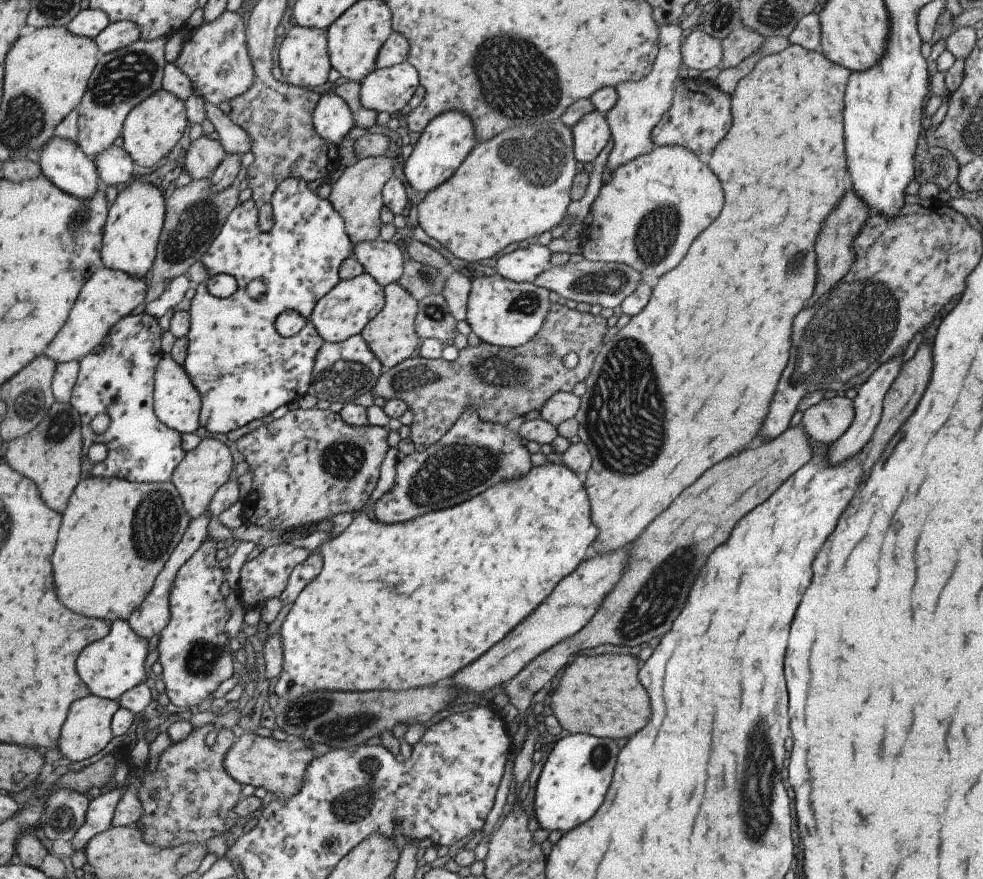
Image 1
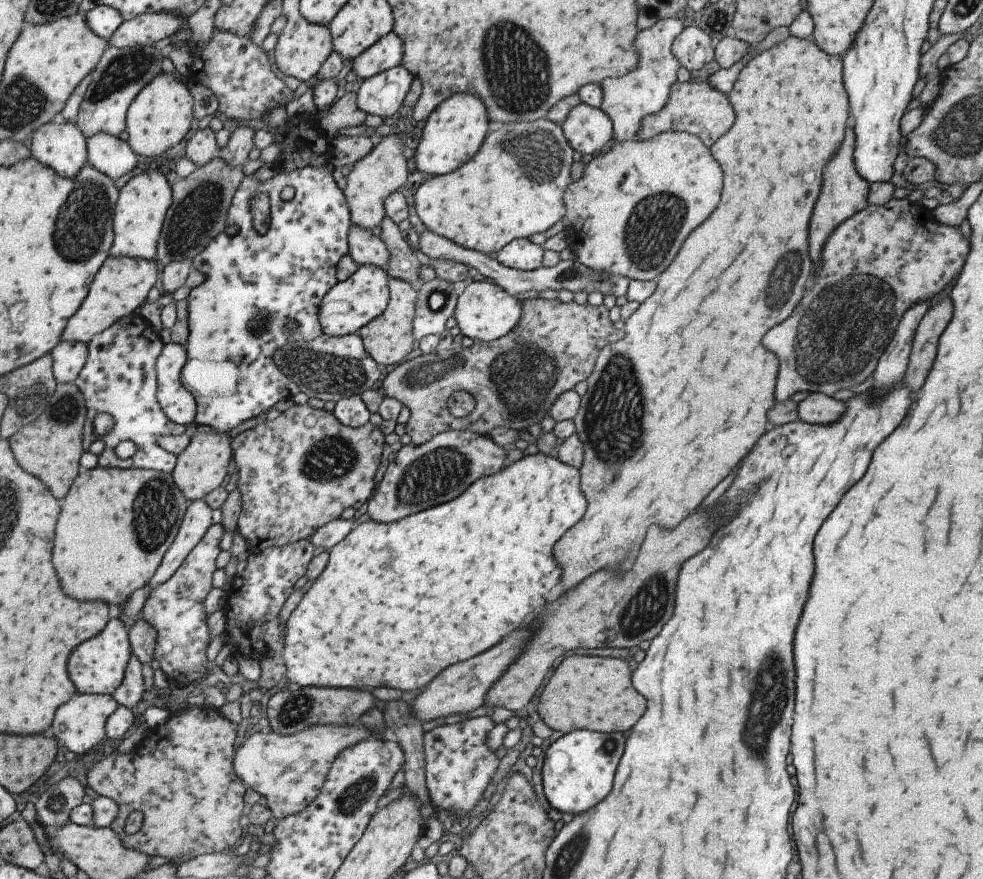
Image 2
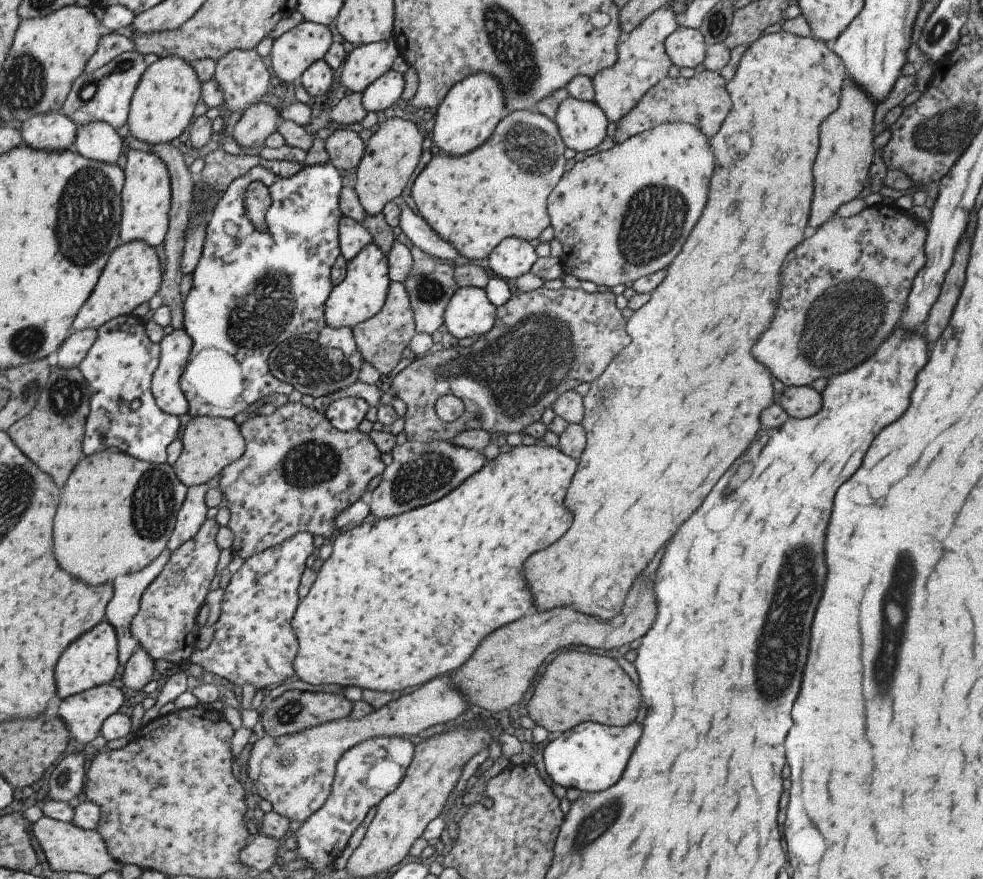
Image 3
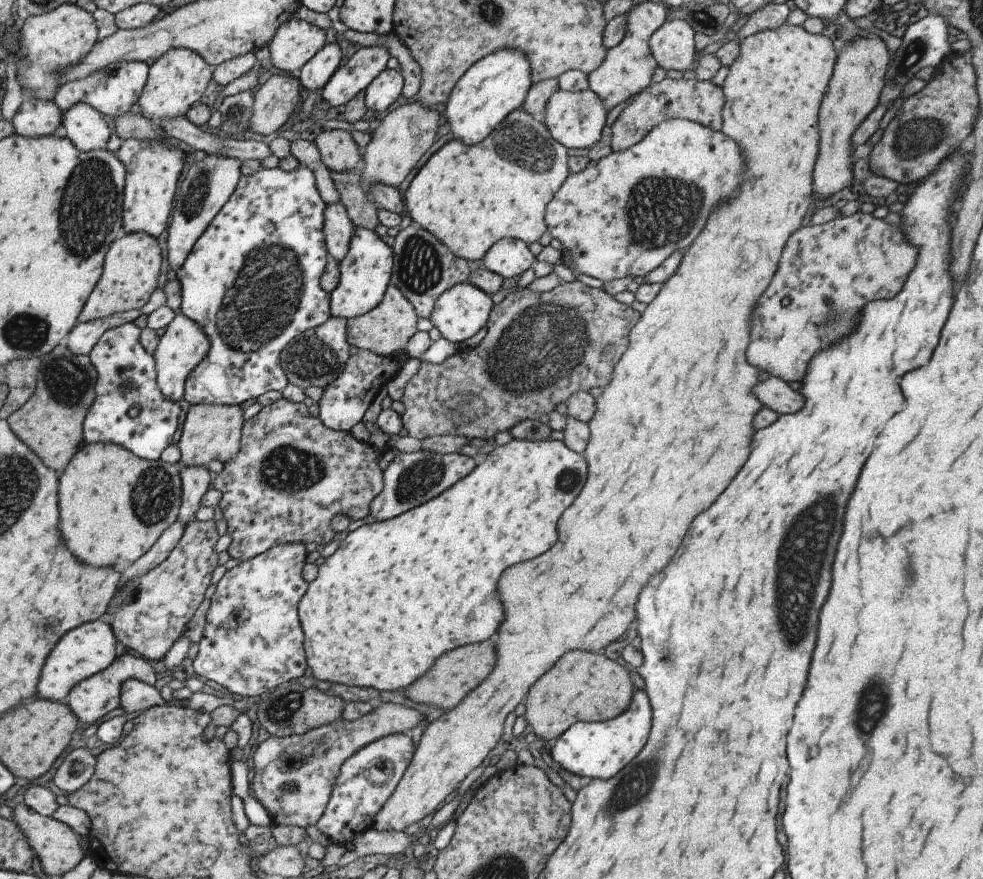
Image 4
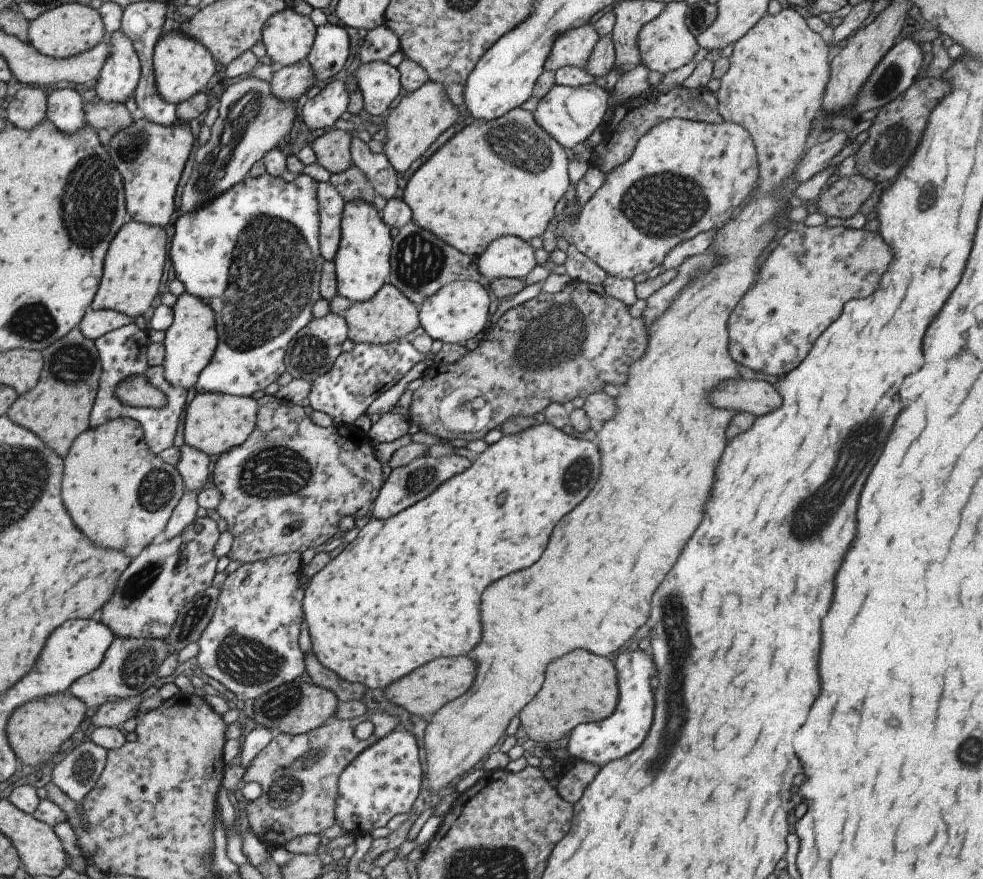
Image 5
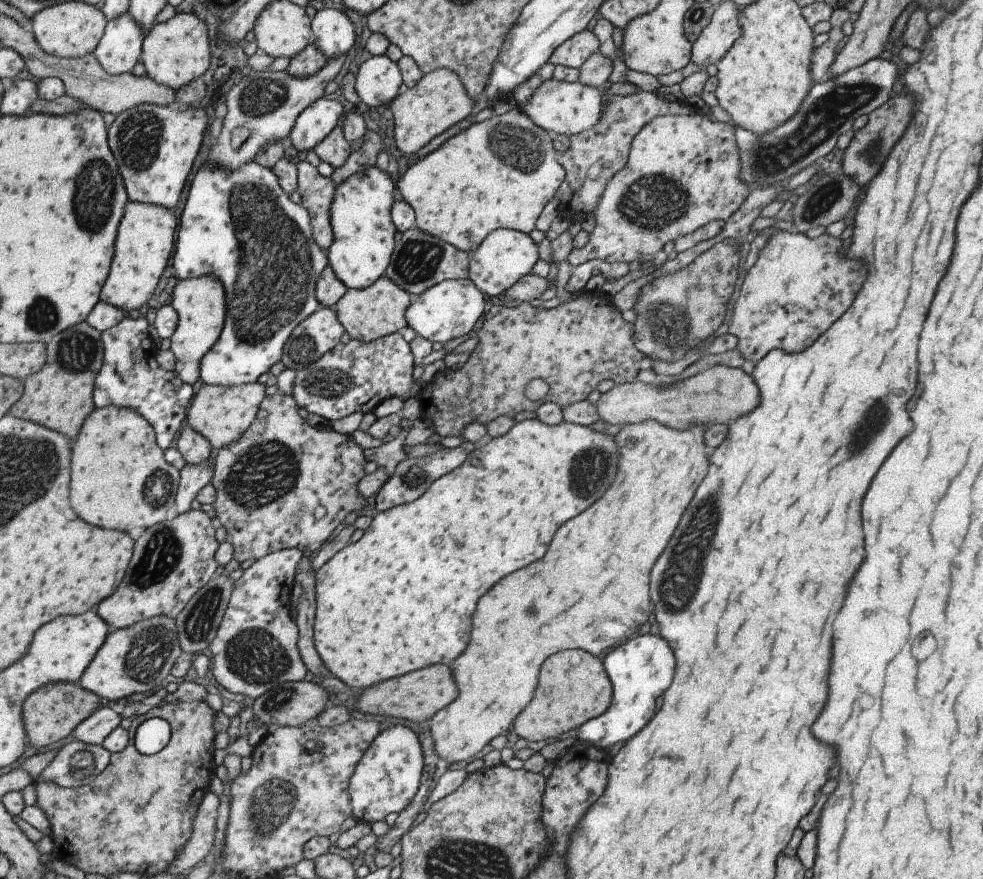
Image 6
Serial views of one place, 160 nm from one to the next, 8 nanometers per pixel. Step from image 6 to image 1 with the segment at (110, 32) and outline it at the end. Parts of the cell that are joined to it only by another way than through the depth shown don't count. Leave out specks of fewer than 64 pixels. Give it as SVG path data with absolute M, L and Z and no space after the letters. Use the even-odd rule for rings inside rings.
M170 36L150 41L139 39L119 50L98 55L77 106L75 141L91 160L98 152L110 147L113 140L120 135L125 115L136 104L160 89L162 70L167 63L164 59L164 44Z

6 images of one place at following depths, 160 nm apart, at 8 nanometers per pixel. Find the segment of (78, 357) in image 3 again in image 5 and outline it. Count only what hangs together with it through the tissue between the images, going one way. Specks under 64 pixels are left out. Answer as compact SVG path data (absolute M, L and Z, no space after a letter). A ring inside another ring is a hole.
M85 309L77 328L90 339L95 340L106 332L121 328L132 321L128 316L109 309Z

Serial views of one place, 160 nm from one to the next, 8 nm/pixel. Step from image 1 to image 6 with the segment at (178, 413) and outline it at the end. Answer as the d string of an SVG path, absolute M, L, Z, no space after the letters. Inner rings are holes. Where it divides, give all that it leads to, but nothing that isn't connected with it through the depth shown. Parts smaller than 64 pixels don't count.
M199 275L179 279L172 288L172 309L177 313L177 324L173 334L169 337L169 351L173 353L175 374L188 385L197 382L199 363L202 356L218 339L225 316L225 291L216 278Z

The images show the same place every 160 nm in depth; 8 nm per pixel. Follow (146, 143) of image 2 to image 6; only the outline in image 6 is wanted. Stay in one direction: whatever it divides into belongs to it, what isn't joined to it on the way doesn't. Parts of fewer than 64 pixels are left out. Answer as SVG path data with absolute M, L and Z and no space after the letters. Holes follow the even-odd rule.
M176 12L165 22L153 24L144 34L140 60L145 74L156 83L175 92L179 87L201 77L209 66L209 36L207 25L194 14Z

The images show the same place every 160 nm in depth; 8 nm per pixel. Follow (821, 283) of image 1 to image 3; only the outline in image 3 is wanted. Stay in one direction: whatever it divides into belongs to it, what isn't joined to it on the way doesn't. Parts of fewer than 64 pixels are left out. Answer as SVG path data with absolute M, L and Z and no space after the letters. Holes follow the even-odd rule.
M847 79L843 81L841 96L839 96L839 106L823 124L819 126L819 152L813 164L813 200L811 200L811 214L809 214L809 226L817 228L820 224L827 222L835 216L837 208L849 200L857 197L861 189L867 182L867 169L873 158L872 135L873 113L875 107L872 98L853 81Z

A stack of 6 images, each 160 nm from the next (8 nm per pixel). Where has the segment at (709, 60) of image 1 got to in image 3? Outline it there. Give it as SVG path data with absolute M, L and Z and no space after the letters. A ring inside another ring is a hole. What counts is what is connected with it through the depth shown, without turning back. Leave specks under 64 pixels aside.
M677 27L663 41L664 53L669 57L670 64L676 67L694 68L702 62L706 44L697 29Z

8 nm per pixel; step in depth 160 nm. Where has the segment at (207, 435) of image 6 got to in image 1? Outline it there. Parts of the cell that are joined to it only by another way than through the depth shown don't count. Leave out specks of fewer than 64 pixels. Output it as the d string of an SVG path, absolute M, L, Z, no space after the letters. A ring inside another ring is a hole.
M203 438L192 451L187 451L179 464L175 466L169 480L179 493L190 520L208 513L208 502L212 494L215 494L217 488L229 480L229 472L233 468L231 460L233 460L231 452L223 442L217 438Z

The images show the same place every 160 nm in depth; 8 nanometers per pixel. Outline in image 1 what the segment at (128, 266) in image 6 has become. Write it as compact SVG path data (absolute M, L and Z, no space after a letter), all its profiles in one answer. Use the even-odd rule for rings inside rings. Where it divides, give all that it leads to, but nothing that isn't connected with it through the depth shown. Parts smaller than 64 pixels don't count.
M99 267L79 289L68 317L48 344L45 354L55 364L80 360L102 342L102 338L115 323L121 318L128 318L129 312L143 302L145 292L143 279L132 277L123 271Z

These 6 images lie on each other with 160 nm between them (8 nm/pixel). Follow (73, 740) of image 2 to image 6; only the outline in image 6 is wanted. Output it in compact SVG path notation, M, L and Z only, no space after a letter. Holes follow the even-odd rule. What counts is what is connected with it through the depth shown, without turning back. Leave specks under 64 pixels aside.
M165 615L146 618L127 628L110 630L104 643L81 673L77 684L96 694L104 703L121 700L134 692L144 694L159 688L161 680L169 674L181 651L174 619Z

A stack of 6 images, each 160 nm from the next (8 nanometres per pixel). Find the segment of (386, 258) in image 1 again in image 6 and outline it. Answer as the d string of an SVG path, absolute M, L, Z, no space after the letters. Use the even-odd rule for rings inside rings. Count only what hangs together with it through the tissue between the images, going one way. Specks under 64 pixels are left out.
M299 161L296 165L296 183L296 189L300 196L298 204L308 212L313 240L320 249L327 250L328 244L332 239L329 222L329 207L335 184L329 177L319 175L317 169L307 161Z

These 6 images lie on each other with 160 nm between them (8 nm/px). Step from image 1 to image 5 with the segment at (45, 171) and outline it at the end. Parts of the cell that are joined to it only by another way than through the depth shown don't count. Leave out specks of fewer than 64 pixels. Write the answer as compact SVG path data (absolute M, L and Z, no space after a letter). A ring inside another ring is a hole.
M28 85L12 96L5 108L5 120L9 125L29 130L44 119L45 109L45 92L34 85Z

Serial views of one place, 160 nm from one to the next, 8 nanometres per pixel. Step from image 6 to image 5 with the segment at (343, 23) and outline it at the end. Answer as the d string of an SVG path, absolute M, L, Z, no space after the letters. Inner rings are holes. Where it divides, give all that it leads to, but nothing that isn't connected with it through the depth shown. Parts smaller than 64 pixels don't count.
M326 23L316 27L315 36L307 60L314 80L327 80L335 76L349 52L349 38L343 27Z

